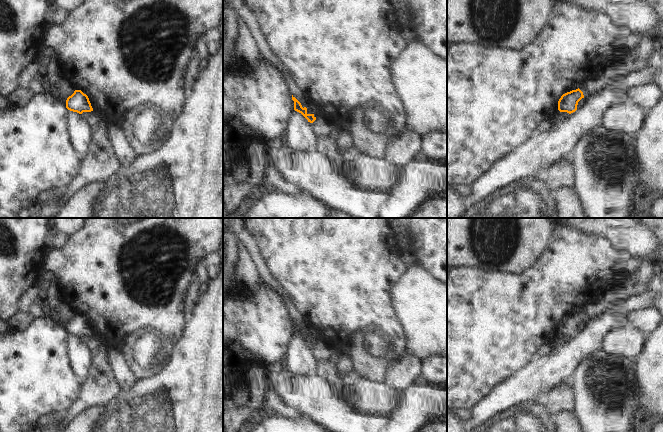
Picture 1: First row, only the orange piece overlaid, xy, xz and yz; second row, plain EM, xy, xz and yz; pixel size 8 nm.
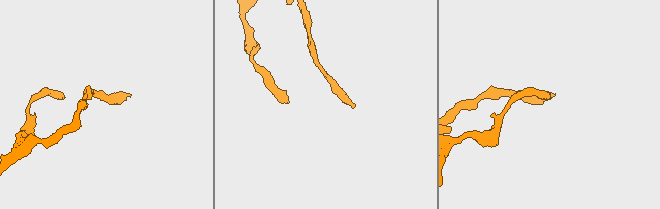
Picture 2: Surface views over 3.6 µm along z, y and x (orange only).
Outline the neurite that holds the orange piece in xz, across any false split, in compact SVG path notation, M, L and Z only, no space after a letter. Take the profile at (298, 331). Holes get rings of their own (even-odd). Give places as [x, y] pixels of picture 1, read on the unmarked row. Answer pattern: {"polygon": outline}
{"polygon": "M292 319L292 324L294 325L294 334L301 337L310 347L313 347L316 344L314 338L308 338L307 332L302 331L301 327Z"}

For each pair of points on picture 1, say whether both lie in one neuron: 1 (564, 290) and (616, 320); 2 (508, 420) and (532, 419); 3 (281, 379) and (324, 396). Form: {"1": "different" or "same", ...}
{"1": "different", "2": "same", "3": "same"}

